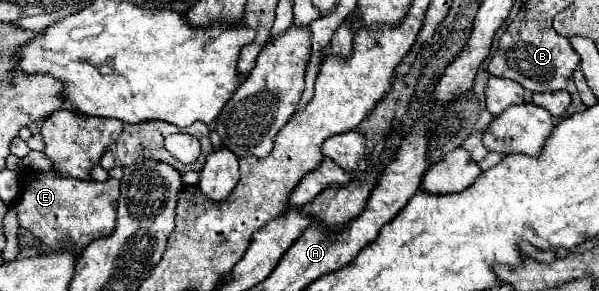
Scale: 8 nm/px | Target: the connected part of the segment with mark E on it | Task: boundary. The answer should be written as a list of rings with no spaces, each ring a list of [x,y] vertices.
[[[54,172],[24,174],[22,196],[16,204],[20,226],[30,230],[52,250],[84,250],[92,240],[110,236],[116,228],[116,200],[120,194],[120,182],[108,178],[108,182],[76,180],[56,176]]]

